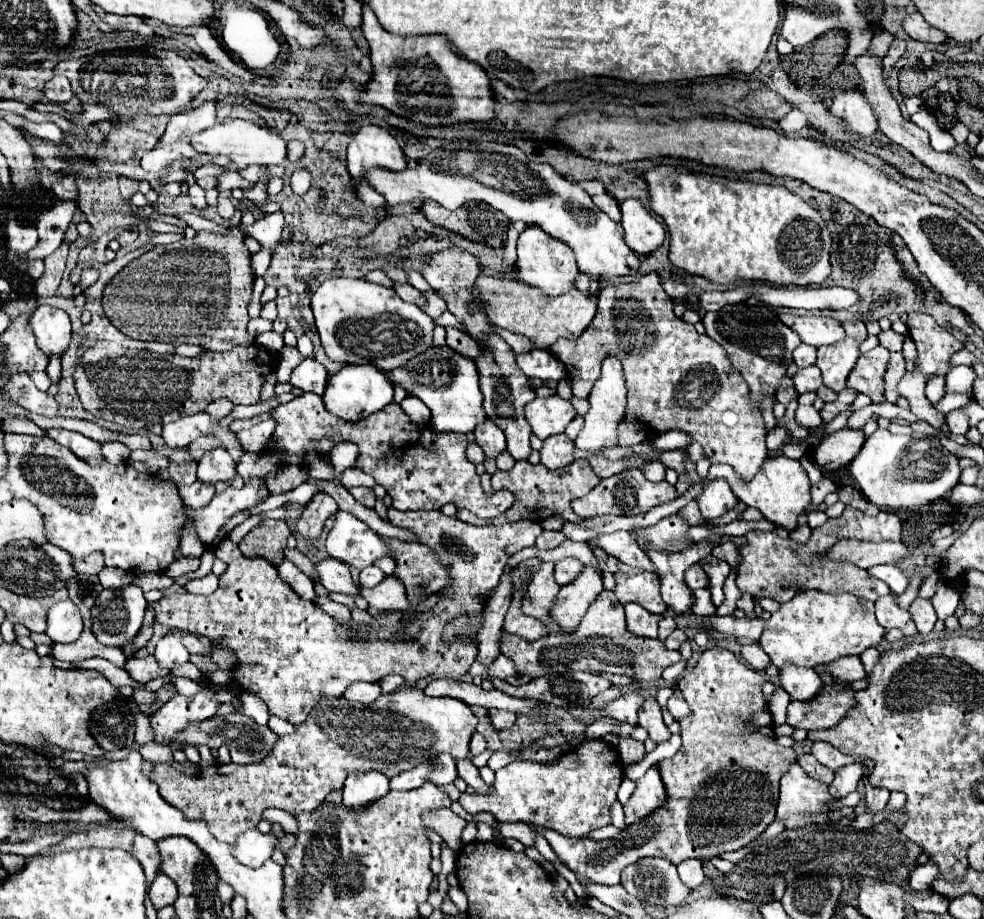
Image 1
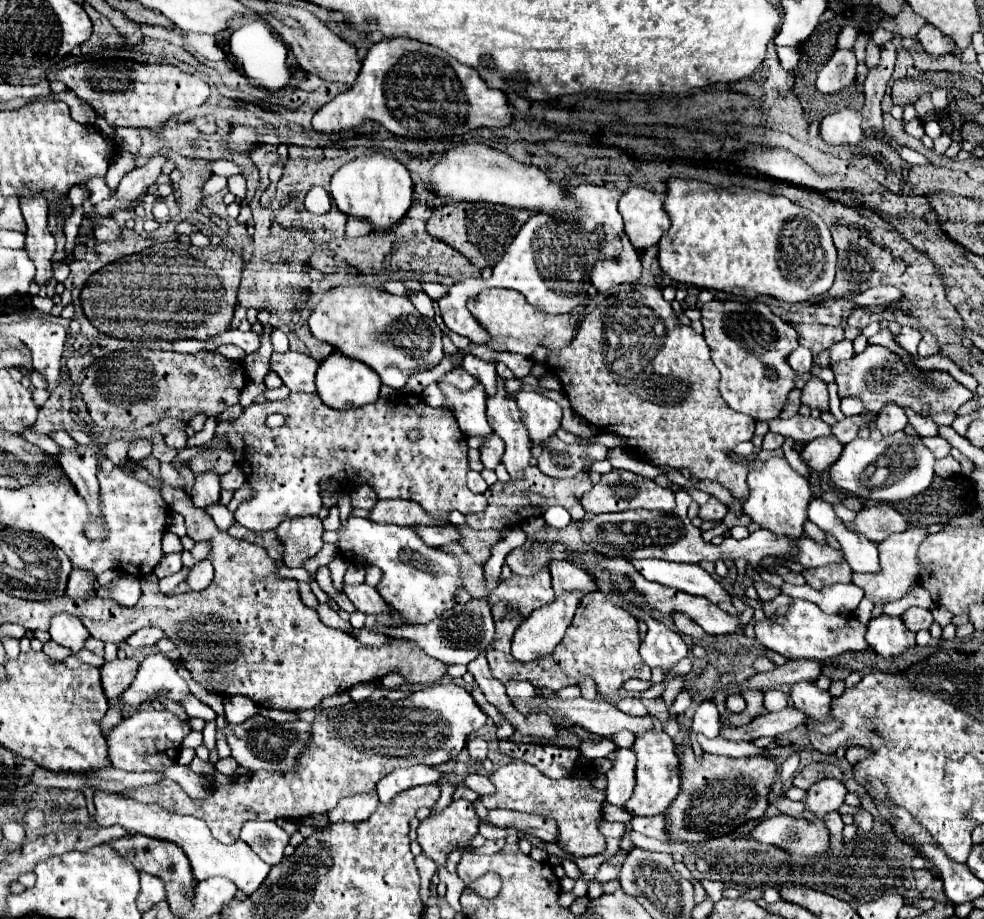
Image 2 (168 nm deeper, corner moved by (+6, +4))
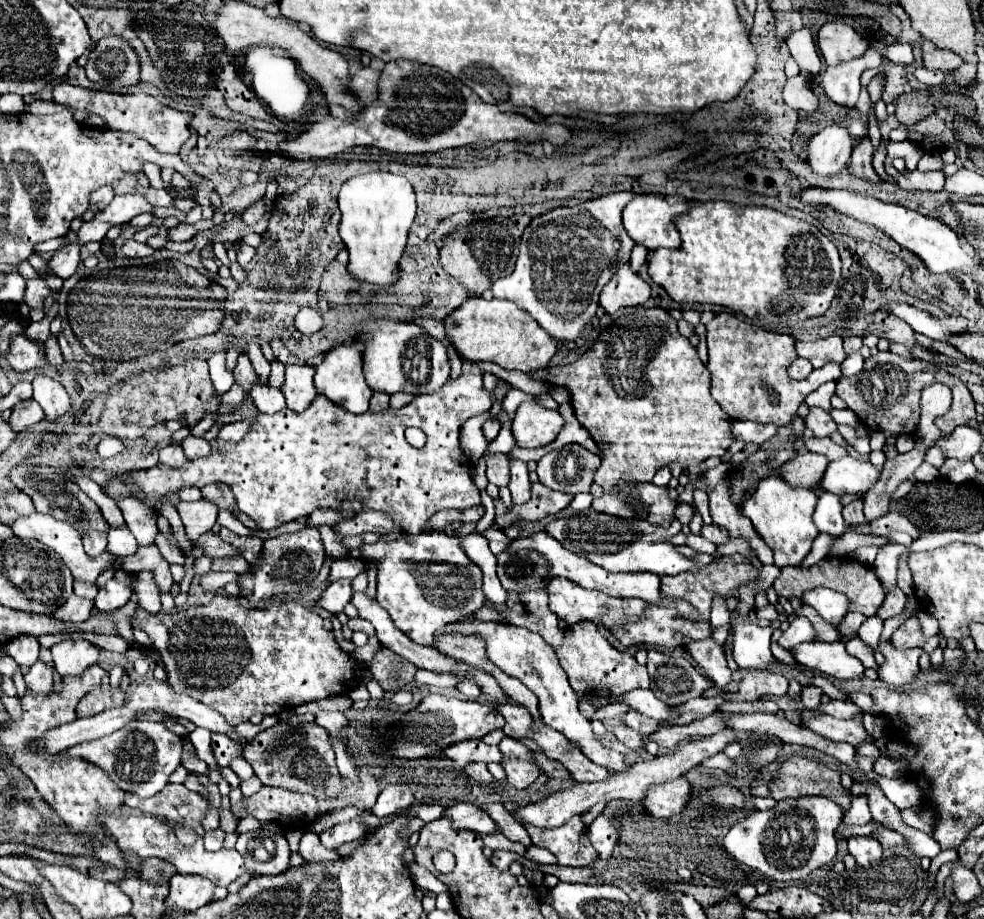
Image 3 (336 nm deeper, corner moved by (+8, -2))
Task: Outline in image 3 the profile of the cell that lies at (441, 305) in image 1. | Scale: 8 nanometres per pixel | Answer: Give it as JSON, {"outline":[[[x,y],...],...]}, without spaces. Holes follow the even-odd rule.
{"outline":[[[562,404],[558,410],[560,410],[562,418],[566,420],[566,426],[560,430],[558,438],[556,438],[550,446],[544,446],[544,448],[542,448],[542,452],[546,454],[548,450],[560,448],[562,444],[572,444],[572,442],[582,444],[584,448],[588,448],[588,450],[592,450],[592,452],[598,452],[598,446],[594,444],[594,440],[592,440],[590,432],[588,432],[588,430],[586,430],[578,420],[576,420],[576,414],[574,414],[572,404]]]}

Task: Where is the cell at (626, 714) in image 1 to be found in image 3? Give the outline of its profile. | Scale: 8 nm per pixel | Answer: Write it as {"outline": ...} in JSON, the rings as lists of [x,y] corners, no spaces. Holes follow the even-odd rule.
{"outline":[[[630,710],[630,712],[624,716],[624,722],[626,722],[630,728],[638,730],[640,734],[644,734],[644,736],[650,736],[650,734],[654,734],[654,732],[658,730],[658,722],[650,720],[650,718],[634,712],[634,710]]]}

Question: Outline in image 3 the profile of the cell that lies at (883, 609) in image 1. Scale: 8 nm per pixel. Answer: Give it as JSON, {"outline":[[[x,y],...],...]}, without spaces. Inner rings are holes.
{"outline":[[[880,642],[880,650],[886,658],[886,662],[878,670],[884,682],[888,682],[894,688],[902,688],[904,684],[910,684],[916,678],[922,648],[896,650],[890,642]]]}

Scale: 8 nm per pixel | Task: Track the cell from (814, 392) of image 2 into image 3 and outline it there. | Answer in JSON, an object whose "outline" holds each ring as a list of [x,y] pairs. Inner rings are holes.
{"outline":[[[810,408],[810,414],[806,418],[806,428],[812,430],[814,438],[826,438],[832,432],[836,432],[836,422],[830,418],[830,414],[822,408]]]}

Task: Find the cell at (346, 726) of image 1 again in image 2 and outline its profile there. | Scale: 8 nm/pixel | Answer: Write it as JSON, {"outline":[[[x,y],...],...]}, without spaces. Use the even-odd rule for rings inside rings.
{"outline":[[[456,684],[426,686],[424,690],[418,690],[418,692],[414,692],[412,696],[408,696],[408,698],[404,698],[404,700],[386,700],[386,698],[380,698],[380,700],[358,702],[358,704],[352,704],[350,708],[344,706],[344,708],[328,708],[328,710],[320,710],[320,712],[316,714],[314,722],[312,722],[310,740],[308,740],[304,752],[296,758],[296,768],[292,768],[292,770],[288,770],[288,772],[278,772],[278,770],[272,770],[272,772],[266,772],[266,770],[254,772],[254,774],[250,776],[250,780],[246,780],[246,782],[230,780],[226,786],[212,788],[212,794],[208,794],[204,800],[188,800],[186,792],[180,788],[178,782],[172,782],[172,780],[168,780],[168,778],[162,778],[160,782],[152,784],[152,788],[142,788],[142,790],[138,790],[138,796],[134,796],[134,798],[138,798],[140,802],[158,802],[162,808],[166,808],[166,810],[170,810],[170,812],[176,812],[176,814],[192,814],[192,816],[198,816],[198,818],[202,818],[202,820],[208,824],[208,828],[212,830],[212,836],[214,836],[216,840],[220,840],[222,844],[232,844],[232,842],[238,840],[240,826],[242,826],[246,820],[276,820],[276,818],[280,818],[280,816],[282,816],[282,818],[304,818],[304,816],[310,816],[310,814],[330,812],[330,810],[338,804],[340,798],[344,798],[344,796],[348,796],[348,794],[354,794],[354,792],[374,790],[380,778],[384,778],[386,774],[390,774],[392,770],[396,770],[396,768],[400,768],[400,766],[416,766],[416,764],[438,766],[438,764],[444,764],[444,762],[448,762],[448,760],[452,760],[452,758],[456,758],[456,756],[460,754],[460,750],[462,750],[464,744],[466,744],[466,738],[468,738],[472,732],[476,732],[478,728],[482,728],[482,726],[486,724],[486,720],[488,720],[488,716],[476,706],[474,698],[472,698],[470,692],[466,692],[464,688],[460,688],[460,686],[456,686]]]}

